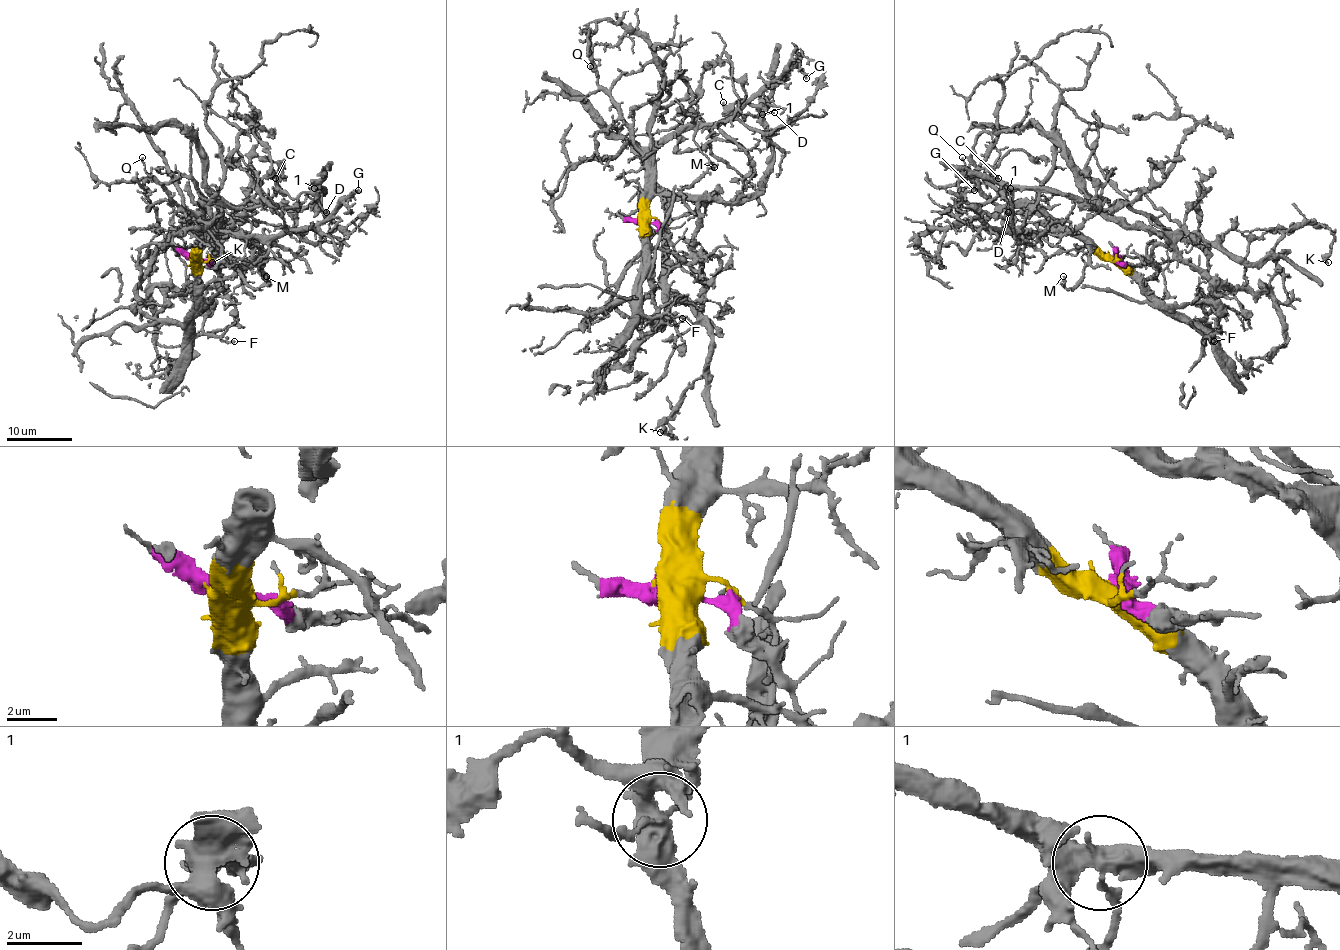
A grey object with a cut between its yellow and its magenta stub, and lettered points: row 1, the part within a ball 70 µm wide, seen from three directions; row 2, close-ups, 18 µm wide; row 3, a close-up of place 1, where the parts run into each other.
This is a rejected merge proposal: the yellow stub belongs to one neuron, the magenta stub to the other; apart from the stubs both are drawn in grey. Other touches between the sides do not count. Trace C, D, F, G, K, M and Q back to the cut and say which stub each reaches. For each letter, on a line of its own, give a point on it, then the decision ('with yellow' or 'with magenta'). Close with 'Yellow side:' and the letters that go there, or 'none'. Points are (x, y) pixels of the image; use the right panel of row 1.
C: at (998, 178); with magenta
D: at (1008, 212); with magenta
F: at (1214, 341); with yellow
G: at (974, 190); with yellow
K: at (1328, 262); with magenta
M: at (1063, 276); with yellow
Q: at (962, 157); with yellow
Yellow side: F, G, M, Q

